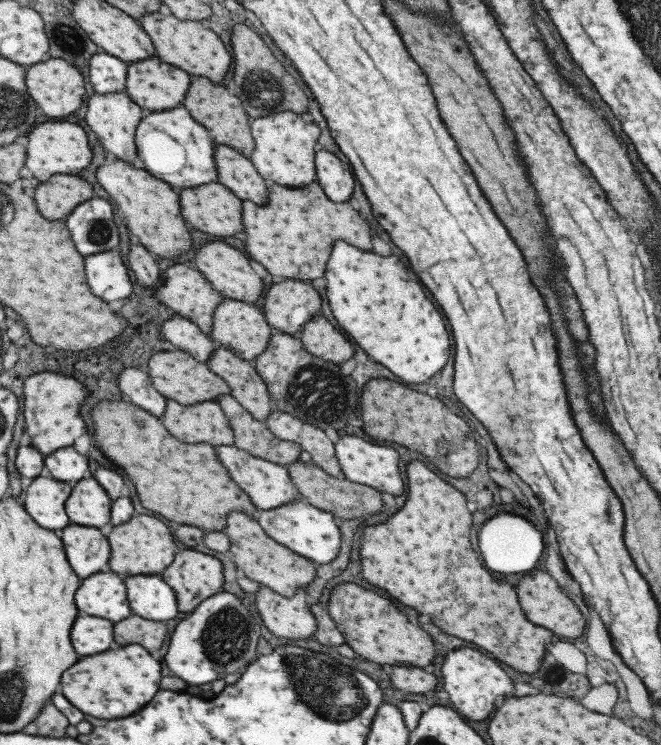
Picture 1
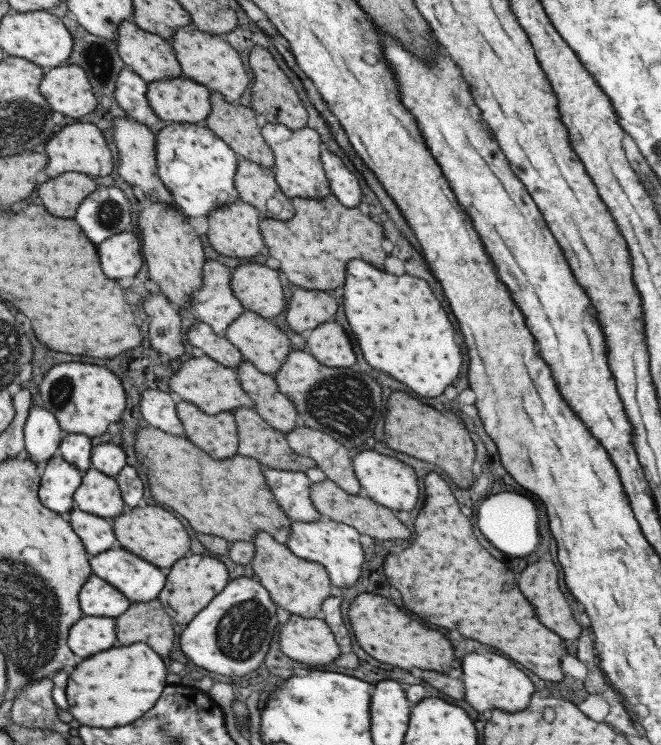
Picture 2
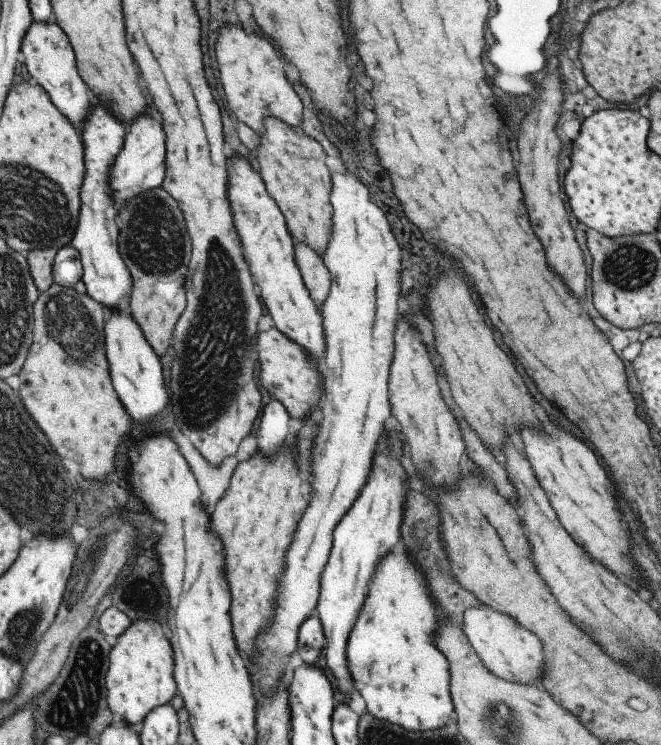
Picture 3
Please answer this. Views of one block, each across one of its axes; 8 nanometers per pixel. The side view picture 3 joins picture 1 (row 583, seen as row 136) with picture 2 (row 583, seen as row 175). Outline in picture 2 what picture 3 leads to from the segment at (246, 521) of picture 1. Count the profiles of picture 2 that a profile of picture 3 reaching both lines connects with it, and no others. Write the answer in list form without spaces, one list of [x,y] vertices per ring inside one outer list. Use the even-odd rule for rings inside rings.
[[[257,532],[253,538],[255,553],[251,557],[250,568],[255,578],[263,588],[267,589],[269,598],[287,612],[311,618],[319,616],[321,603],[329,597],[329,578],[323,565],[300,559],[284,544],[276,542],[269,534]]]

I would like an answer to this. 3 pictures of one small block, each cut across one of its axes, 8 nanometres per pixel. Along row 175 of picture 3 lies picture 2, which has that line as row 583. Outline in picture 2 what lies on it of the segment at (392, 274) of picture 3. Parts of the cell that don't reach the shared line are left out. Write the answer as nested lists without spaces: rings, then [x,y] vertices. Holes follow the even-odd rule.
[[[317,518],[309,522],[291,521],[284,545],[300,559],[323,565],[330,584],[338,588],[349,587],[356,582],[363,562],[363,549],[359,544],[359,535],[354,528],[329,518]]]

